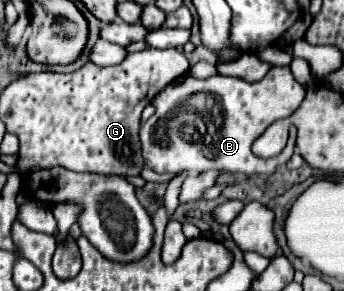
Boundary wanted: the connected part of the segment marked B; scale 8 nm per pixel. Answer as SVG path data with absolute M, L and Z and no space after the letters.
M289 66L271 68L263 80L253 82L253 84L249 84L241 78L221 76L221 74L215 74L205 80L197 80L197 78L189 76L181 86L165 88L153 100L153 106L157 110L141 128L141 144L143 144L143 154L147 160L147 166L159 174L165 174L165 172L169 172L169 174L179 174L179 172L201 174L201 172L209 172L209 170L219 170L219 172L233 172L233 174L247 174L247 176L251 176L251 174L269 176L291 158L295 138L297 138L297 128L291 126L289 142L287 142L285 150L275 158L267 158L267 160L255 158L255 154L251 152L251 144L255 138L259 138L265 132L265 128L269 124L273 124L279 118L289 118L301 106L303 98L305 98L305 86L301 86L291 76Z

